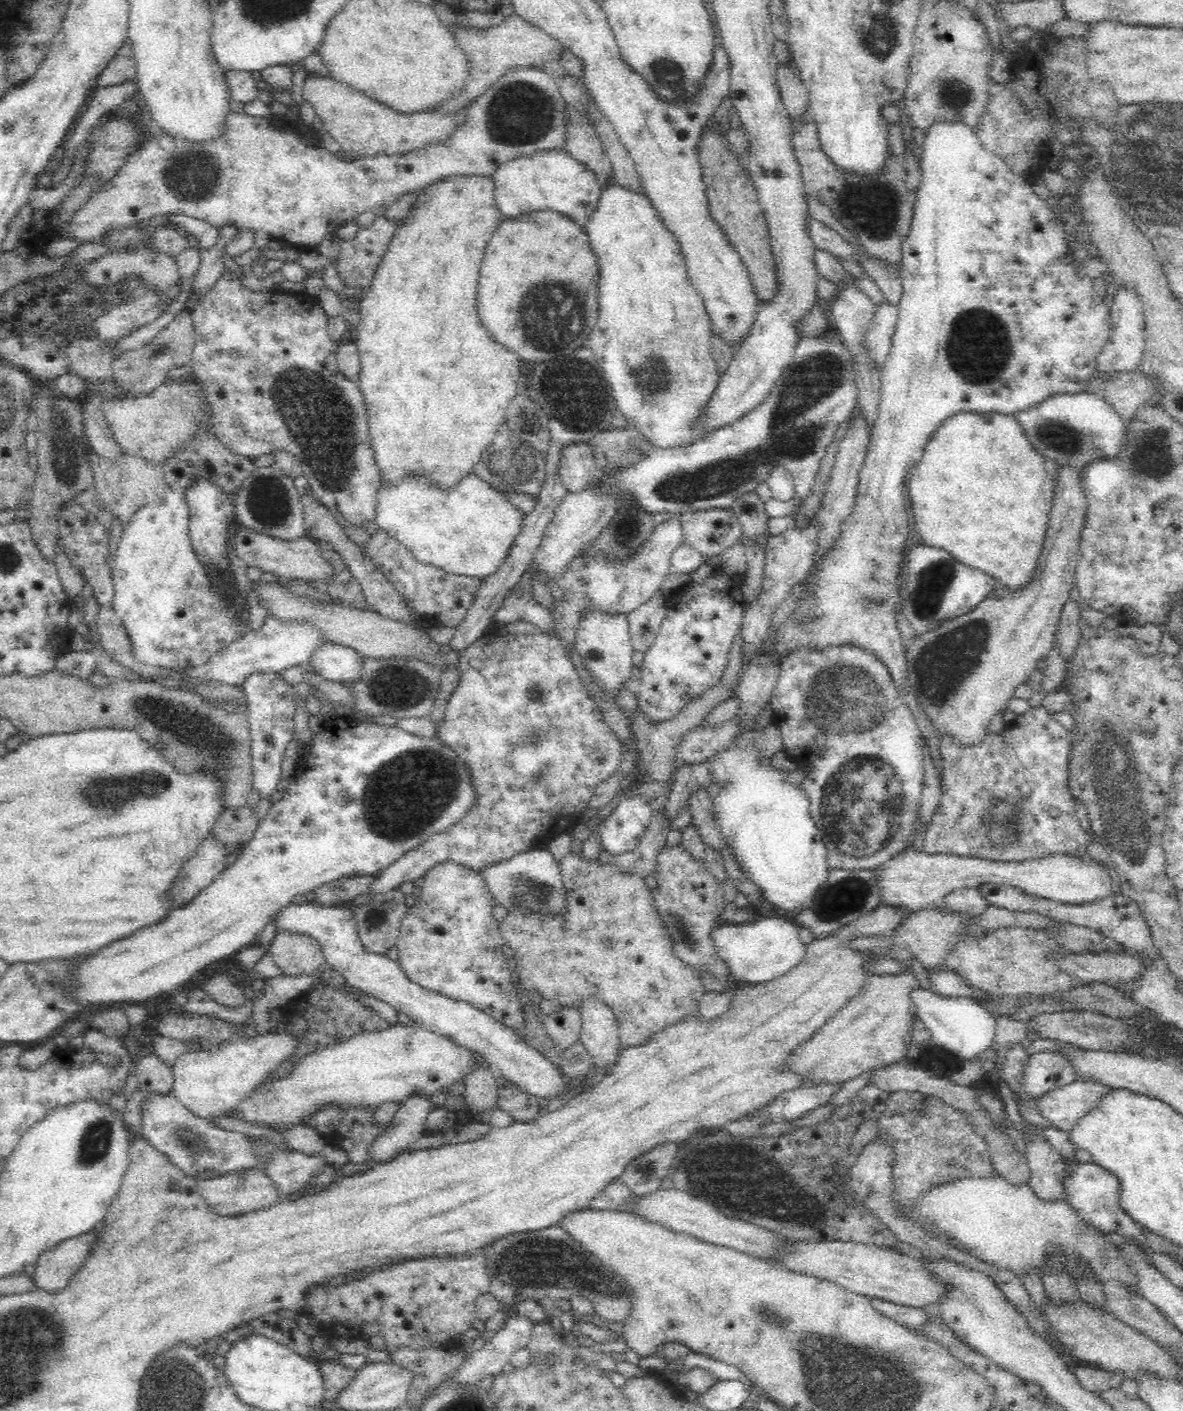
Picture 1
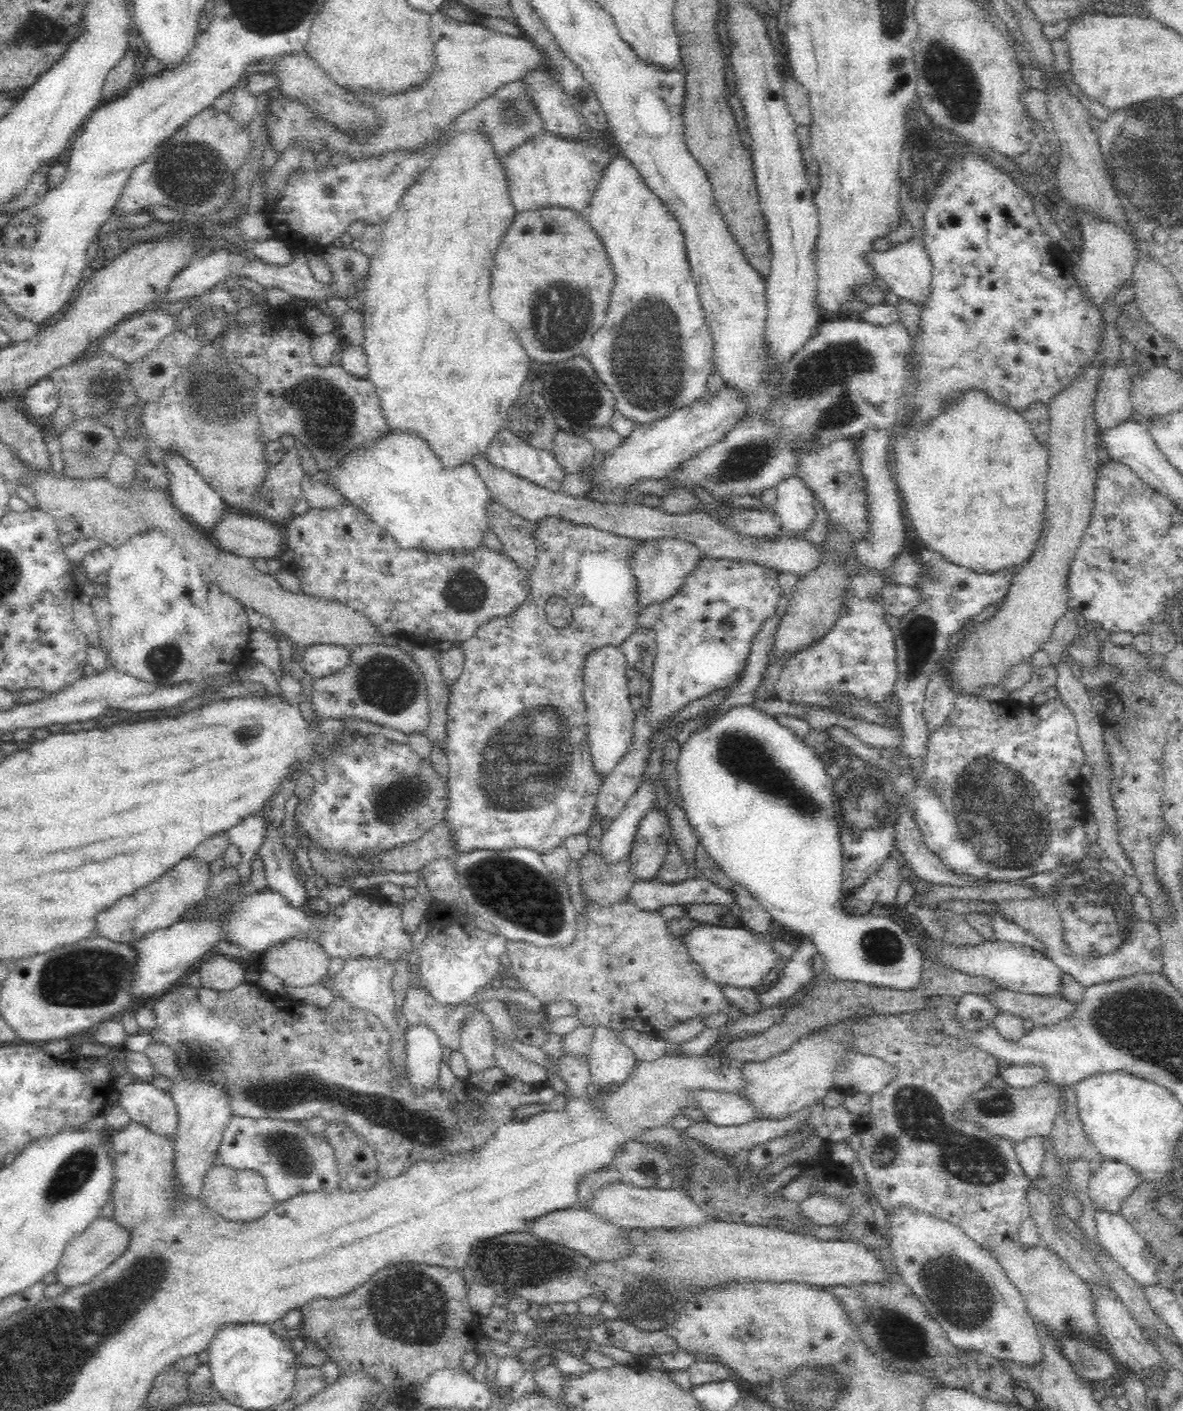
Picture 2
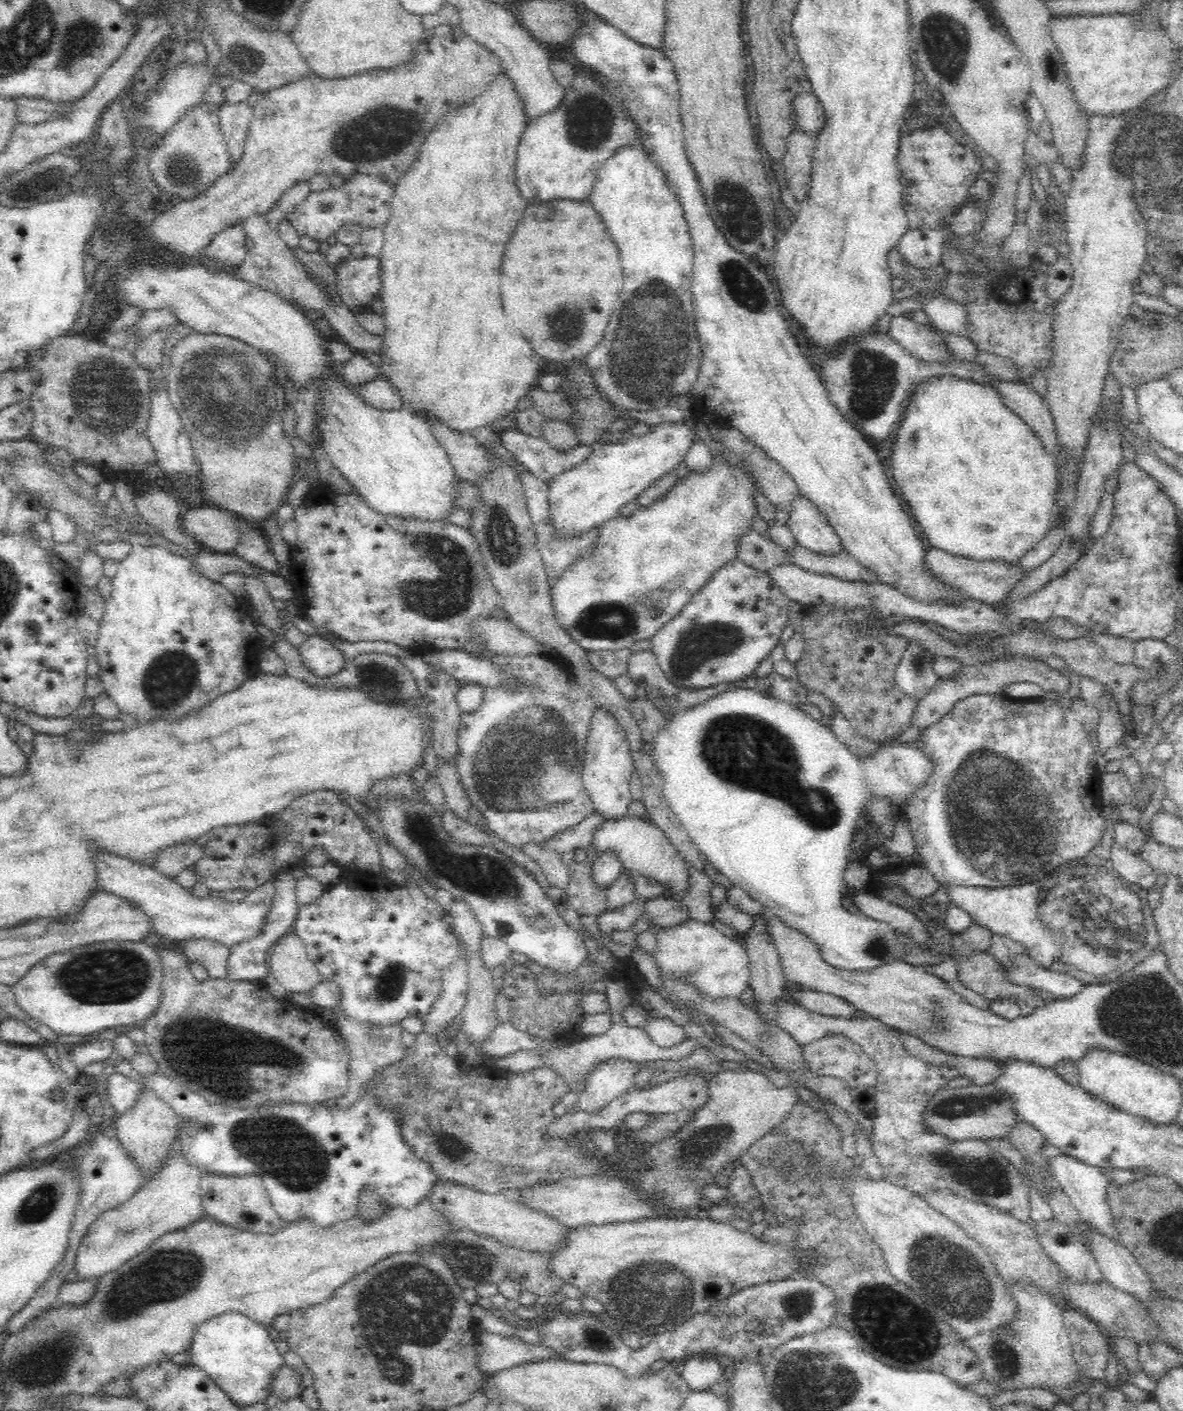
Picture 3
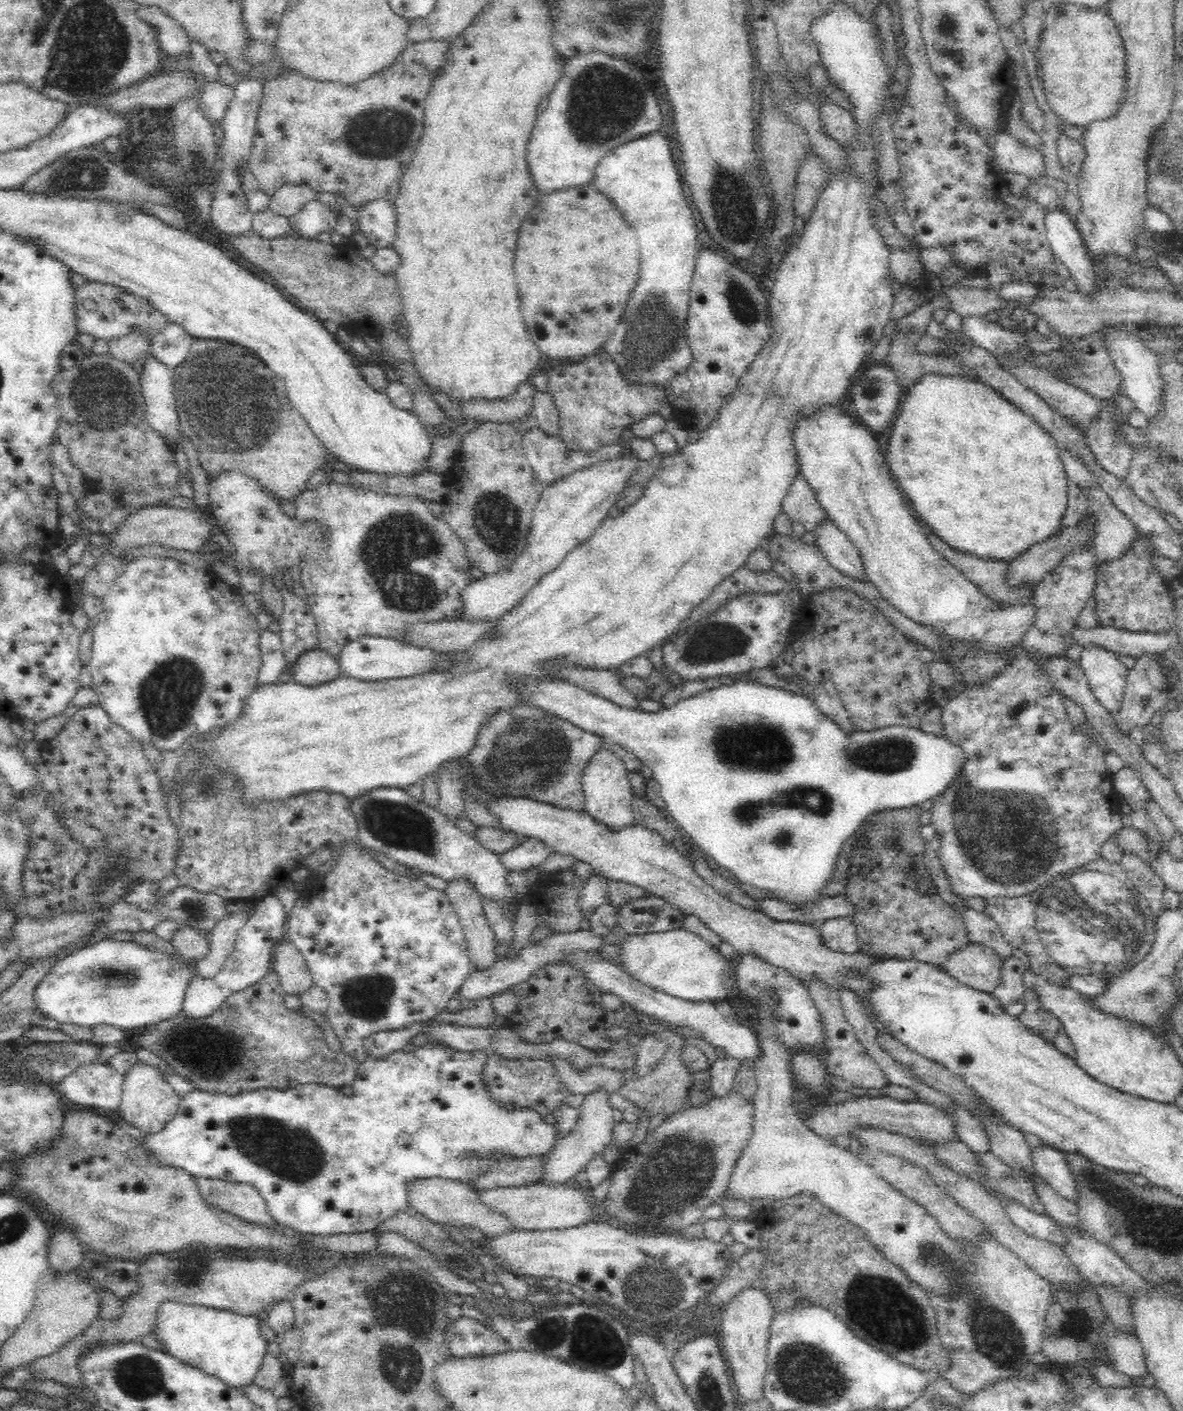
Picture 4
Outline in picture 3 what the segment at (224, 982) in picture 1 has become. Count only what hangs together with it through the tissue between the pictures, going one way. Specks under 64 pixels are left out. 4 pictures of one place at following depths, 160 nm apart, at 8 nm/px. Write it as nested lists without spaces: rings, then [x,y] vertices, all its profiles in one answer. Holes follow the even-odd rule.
[[[194,939],[186,940],[180,951],[189,961],[197,961],[204,966],[210,979],[226,979],[230,976],[230,949],[227,946],[217,941]]]

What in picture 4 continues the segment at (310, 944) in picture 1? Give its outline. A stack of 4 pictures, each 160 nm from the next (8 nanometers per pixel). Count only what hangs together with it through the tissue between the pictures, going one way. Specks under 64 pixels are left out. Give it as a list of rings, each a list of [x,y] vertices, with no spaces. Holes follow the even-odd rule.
[[[286,939],[275,944],[271,966],[286,994],[298,995],[314,984],[302,951]]]

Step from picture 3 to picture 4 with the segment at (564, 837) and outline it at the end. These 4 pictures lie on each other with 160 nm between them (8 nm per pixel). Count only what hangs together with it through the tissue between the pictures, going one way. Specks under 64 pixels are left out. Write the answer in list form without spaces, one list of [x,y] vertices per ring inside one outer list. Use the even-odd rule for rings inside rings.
[[[526,836],[517,848],[511,848],[500,854],[502,863],[508,870],[520,871],[542,864],[550,854],[556,853],[554,845],[548,845],[540,837]]]

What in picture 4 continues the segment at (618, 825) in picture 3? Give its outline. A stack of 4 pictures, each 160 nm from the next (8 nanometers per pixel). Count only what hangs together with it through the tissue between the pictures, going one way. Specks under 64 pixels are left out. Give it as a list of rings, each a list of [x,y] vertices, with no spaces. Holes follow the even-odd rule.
[[[528,799],[496,800],[494,804],[486,802],[486,806],[509,830],[516,830],[524,836],[540,837],[548,845],[554,845],[556,852],[572,855],[576,859],[583,860],[591,864],[594,871],[608,873],[612,879],[639,884],[647,888],[653,895],[661,896],[668,902],[680,907],[685,914],[698,916],[723,941],[732,944],[738,955],[749,954],[750,956],[765,959],[769,964],[781,968],[782,971],[788,973],[788,976],[795,978],[806,989],[812,984],[823,984],[823,986],[830,988],[832,992],[849,992],[855,996],[855,999],[866,1011],[876,1010],[870,996],[873,996],[873,993],[878,989],[878,982],[870,975],[870,968],[873,968],[874,964],[882,962],[881,957],[869,955],[860,950],[844,951],[834,949],[822,942],[822,936],[818,928],[808,922],[800,922],[796,921],[796,919],[775,919],[754,910],[752,907],[748,907],[748,905],[742,905],[730,900],[728,896],[712,888],[704,879],[698,876],[688,857],[682,854],[681,849],[669,843],[658,831],[635,820],[622,827],[610,827],[610,825],[598,821],[586,811],[560,811],[550,804],[542,804]]]

